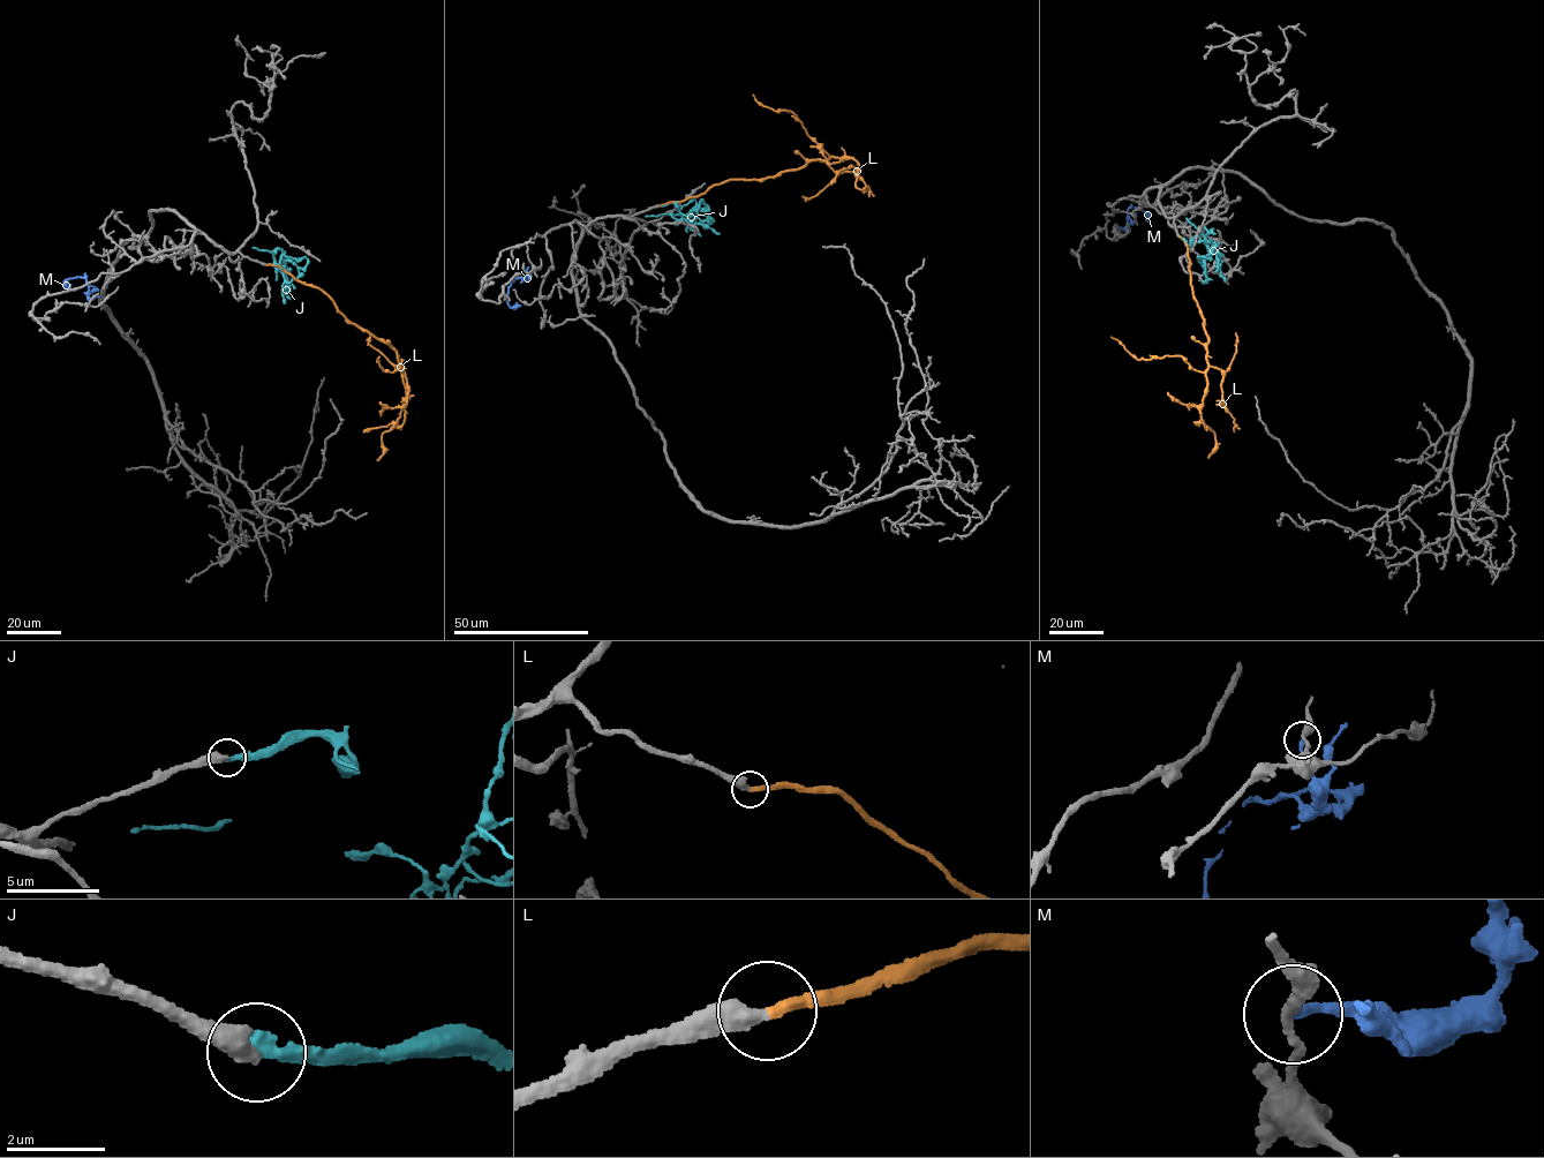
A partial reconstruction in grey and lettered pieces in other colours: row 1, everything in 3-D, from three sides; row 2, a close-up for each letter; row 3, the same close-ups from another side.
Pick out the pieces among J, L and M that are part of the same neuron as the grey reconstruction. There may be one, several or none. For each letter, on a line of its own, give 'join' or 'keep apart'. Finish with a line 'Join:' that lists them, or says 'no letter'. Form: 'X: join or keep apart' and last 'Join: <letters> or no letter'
J: keep apart
L: join
M: keep apart
Join: L

